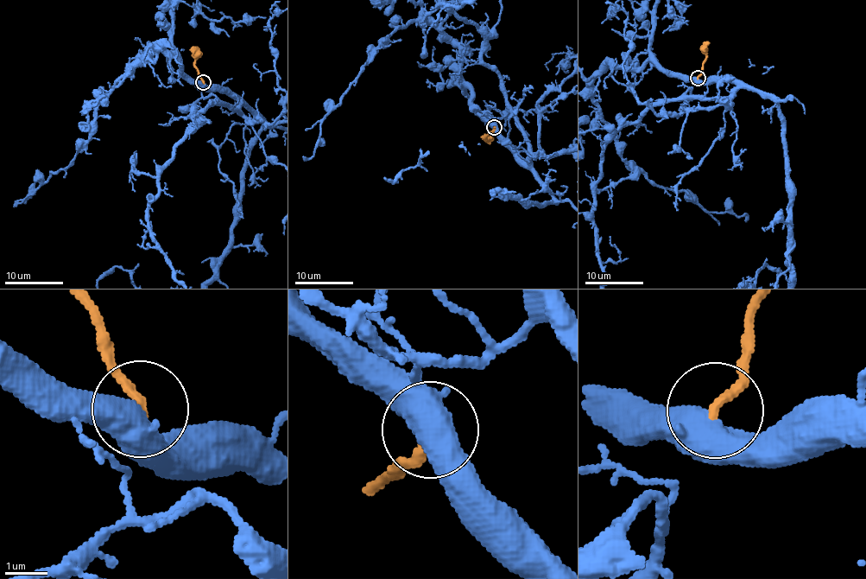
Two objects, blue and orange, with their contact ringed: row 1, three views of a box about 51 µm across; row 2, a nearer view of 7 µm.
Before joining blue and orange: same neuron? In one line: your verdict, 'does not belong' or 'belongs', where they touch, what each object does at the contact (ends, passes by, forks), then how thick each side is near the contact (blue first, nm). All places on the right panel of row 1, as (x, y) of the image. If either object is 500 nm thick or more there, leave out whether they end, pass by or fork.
does not belong | (698, 78) | 700/240 nm

